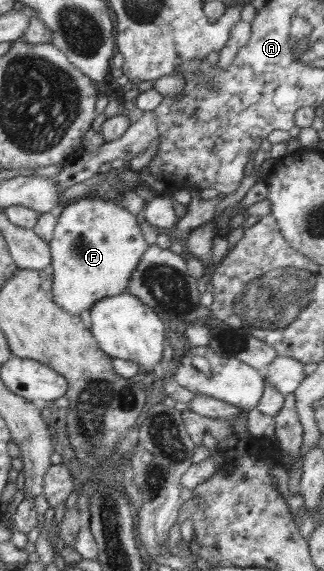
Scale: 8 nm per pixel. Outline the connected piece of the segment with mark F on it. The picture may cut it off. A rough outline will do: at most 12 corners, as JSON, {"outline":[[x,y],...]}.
{"outline":[[86,196],[49,246],[53,300],[80,315],[128,293],[149,245],[136,216]]}

